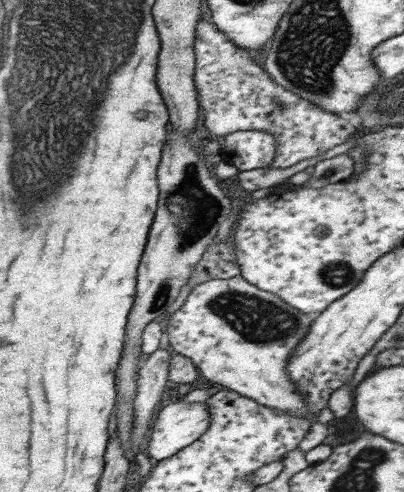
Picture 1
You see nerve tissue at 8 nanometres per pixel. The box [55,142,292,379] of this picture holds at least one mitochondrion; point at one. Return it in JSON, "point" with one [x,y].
{"point":[190,208]}

